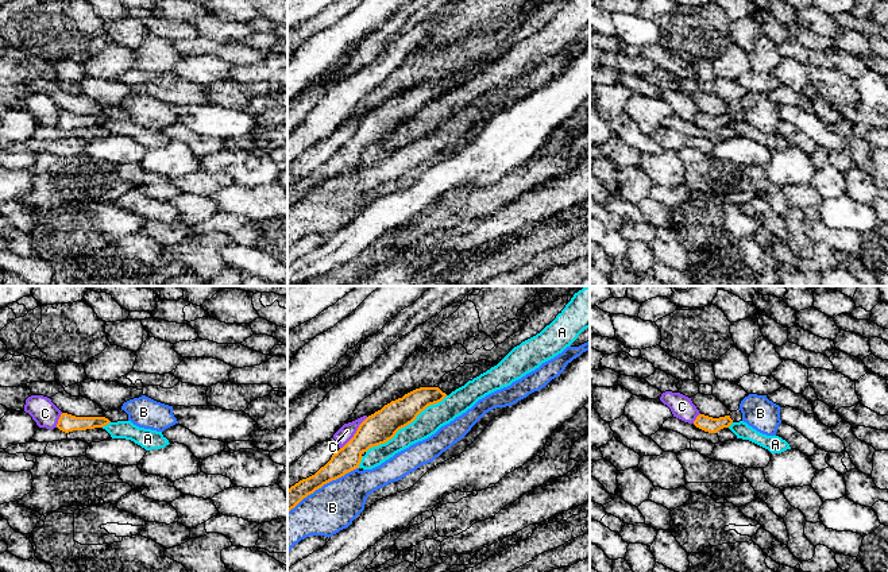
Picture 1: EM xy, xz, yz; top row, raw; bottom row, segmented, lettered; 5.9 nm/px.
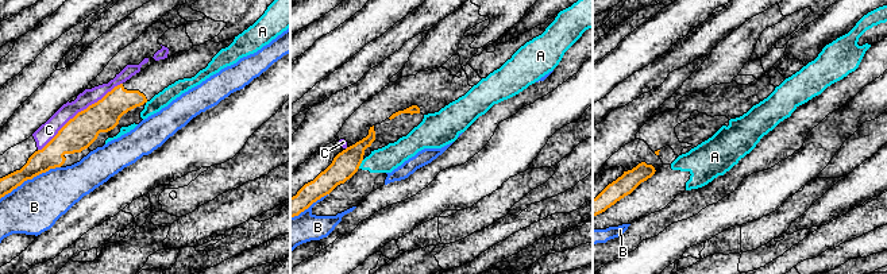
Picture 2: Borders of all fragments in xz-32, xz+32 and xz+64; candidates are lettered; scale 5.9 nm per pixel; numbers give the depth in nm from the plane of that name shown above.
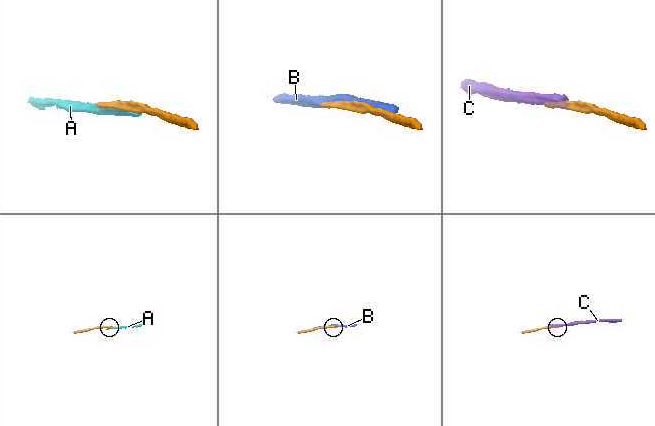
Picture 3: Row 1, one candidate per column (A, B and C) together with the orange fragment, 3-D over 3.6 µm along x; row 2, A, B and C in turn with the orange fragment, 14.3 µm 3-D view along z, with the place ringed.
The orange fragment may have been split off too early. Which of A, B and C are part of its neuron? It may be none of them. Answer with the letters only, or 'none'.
none

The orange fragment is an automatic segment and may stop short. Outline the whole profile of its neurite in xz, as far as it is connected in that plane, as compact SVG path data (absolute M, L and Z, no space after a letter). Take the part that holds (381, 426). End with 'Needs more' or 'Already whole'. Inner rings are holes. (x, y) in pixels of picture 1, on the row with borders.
M480 360L457 367L455 371L445 374L439 384L416 389L368 416L359 425L354 437L333 453L324 467L287 490L287 511L324 484L359 468L363 452L387 442L399 429L412 424L428 406L441 402L452 391L497 364Z. Needs more

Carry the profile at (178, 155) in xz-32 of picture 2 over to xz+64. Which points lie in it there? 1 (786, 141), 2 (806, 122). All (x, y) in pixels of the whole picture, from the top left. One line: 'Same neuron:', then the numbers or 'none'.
Same neuron: none

